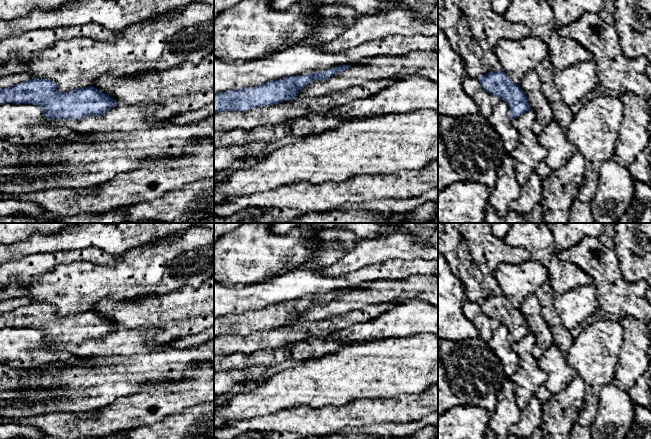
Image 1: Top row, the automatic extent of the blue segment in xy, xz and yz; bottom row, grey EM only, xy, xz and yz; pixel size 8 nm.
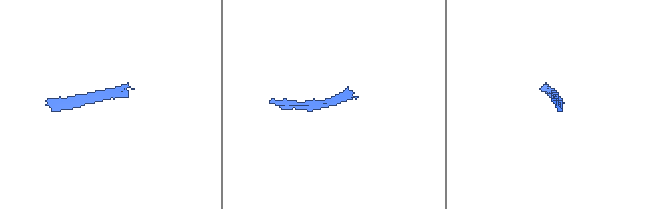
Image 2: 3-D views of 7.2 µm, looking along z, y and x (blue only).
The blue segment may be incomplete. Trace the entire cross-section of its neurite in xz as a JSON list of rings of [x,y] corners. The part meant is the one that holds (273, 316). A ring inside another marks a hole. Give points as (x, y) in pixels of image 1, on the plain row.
[[[339,289],[324,295],[290,300],[281,304],[271,304],[256,311],[214,317],[214,337],[245,335],[290,325],[297,321],[298,315],[311,305],[328,304],[333,299],[341,297],[351,290]]]

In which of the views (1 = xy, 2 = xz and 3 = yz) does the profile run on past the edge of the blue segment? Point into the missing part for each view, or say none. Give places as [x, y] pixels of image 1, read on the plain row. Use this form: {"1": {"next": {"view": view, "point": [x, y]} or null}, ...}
{"1": {"next": null}, "2": {"next": null}, "3": {"next": null}}

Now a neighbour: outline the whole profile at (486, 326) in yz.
[[[464,301],[462,310],[478,329],[479,337],[488,342],[499,327],[499,321],[488,317],[477,302]]]

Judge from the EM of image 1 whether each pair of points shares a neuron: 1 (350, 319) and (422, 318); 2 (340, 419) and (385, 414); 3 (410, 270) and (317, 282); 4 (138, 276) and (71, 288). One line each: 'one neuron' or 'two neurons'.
1: two neurons
2: one neuron
3: one neuron
4: one neuron

